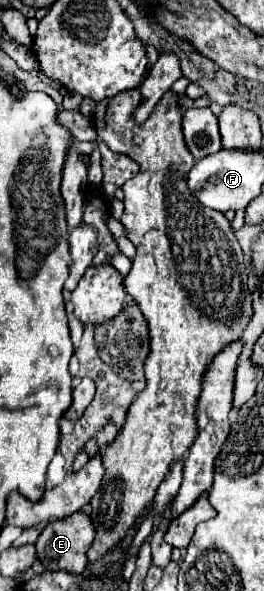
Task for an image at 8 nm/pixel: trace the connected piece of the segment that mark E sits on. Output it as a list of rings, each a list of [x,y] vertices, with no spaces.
[[[75,513],[67,517],[67,521],[51,521],[47,527],[41,531],[37,539],[37,559],[47,571],[67,571],[71,575],[81,575],[85,565],[87,565],[87,549],[95,539],[95,527],[85,513]]]

